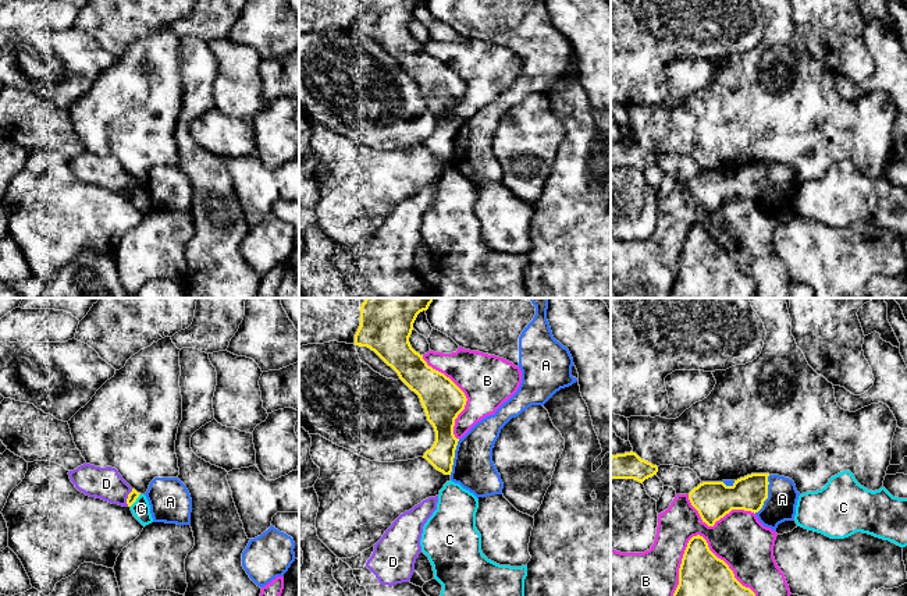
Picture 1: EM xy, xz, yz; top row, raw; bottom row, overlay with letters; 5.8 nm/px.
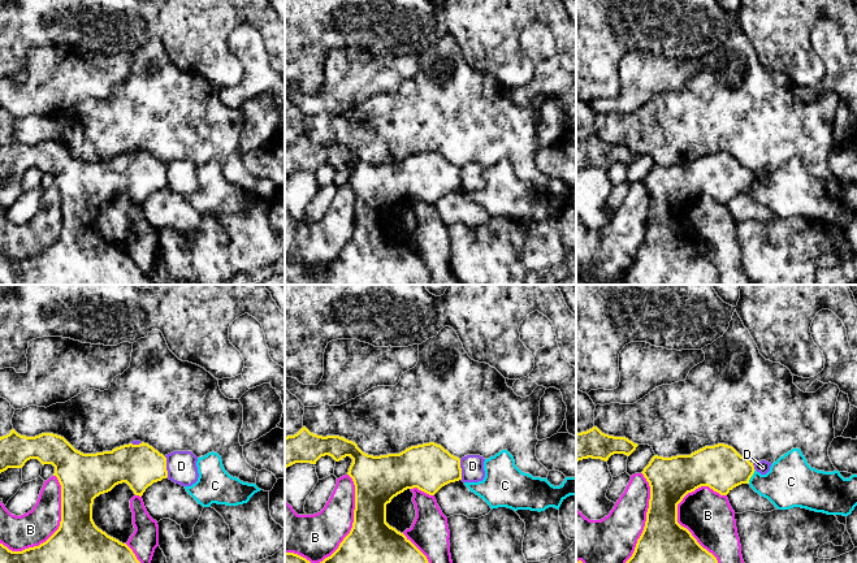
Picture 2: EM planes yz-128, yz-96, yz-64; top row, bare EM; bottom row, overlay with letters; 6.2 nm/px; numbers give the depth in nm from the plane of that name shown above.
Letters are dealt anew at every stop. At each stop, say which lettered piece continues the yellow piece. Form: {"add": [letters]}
{"add": []}

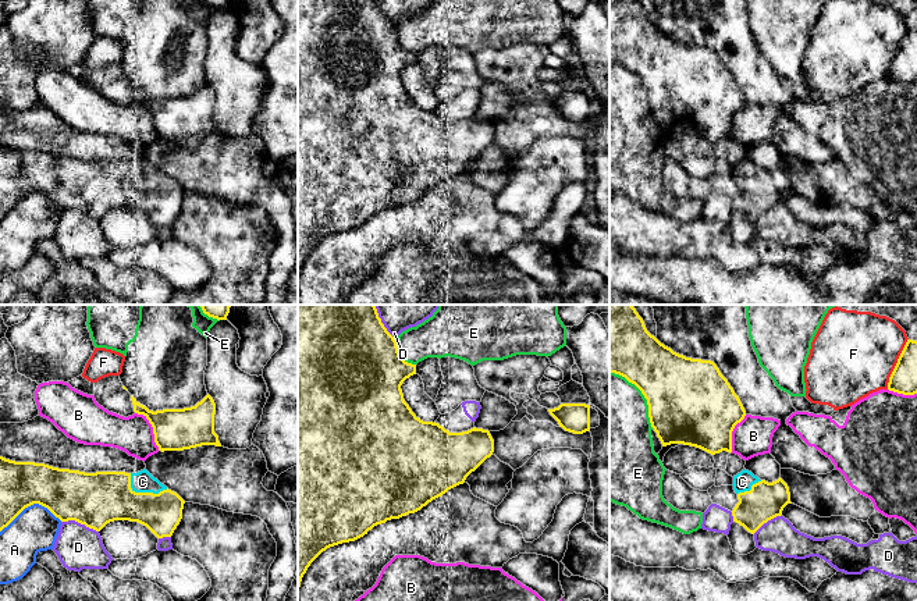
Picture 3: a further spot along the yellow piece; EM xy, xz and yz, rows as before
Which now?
{"add": ["C"]}

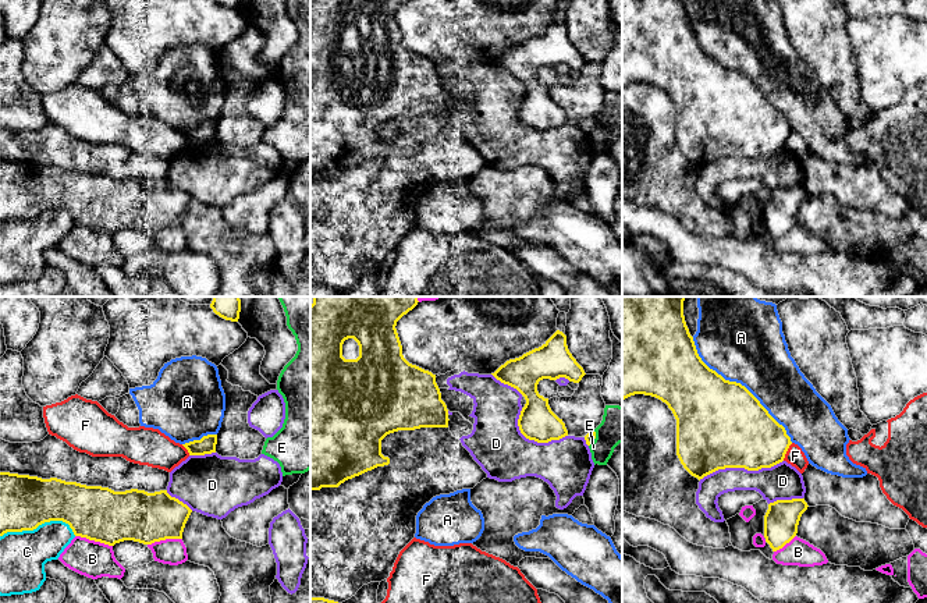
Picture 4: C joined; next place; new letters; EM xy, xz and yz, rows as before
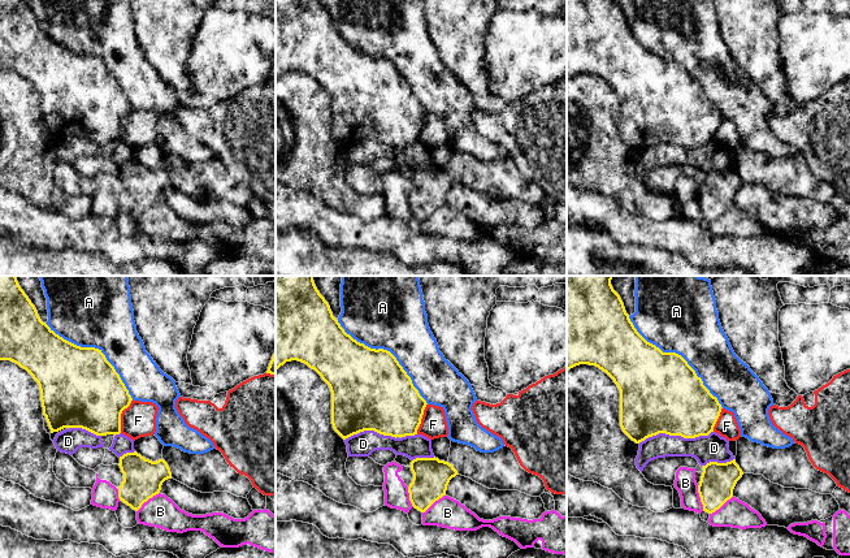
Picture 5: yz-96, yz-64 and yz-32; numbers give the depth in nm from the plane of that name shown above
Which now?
{"add": []}

